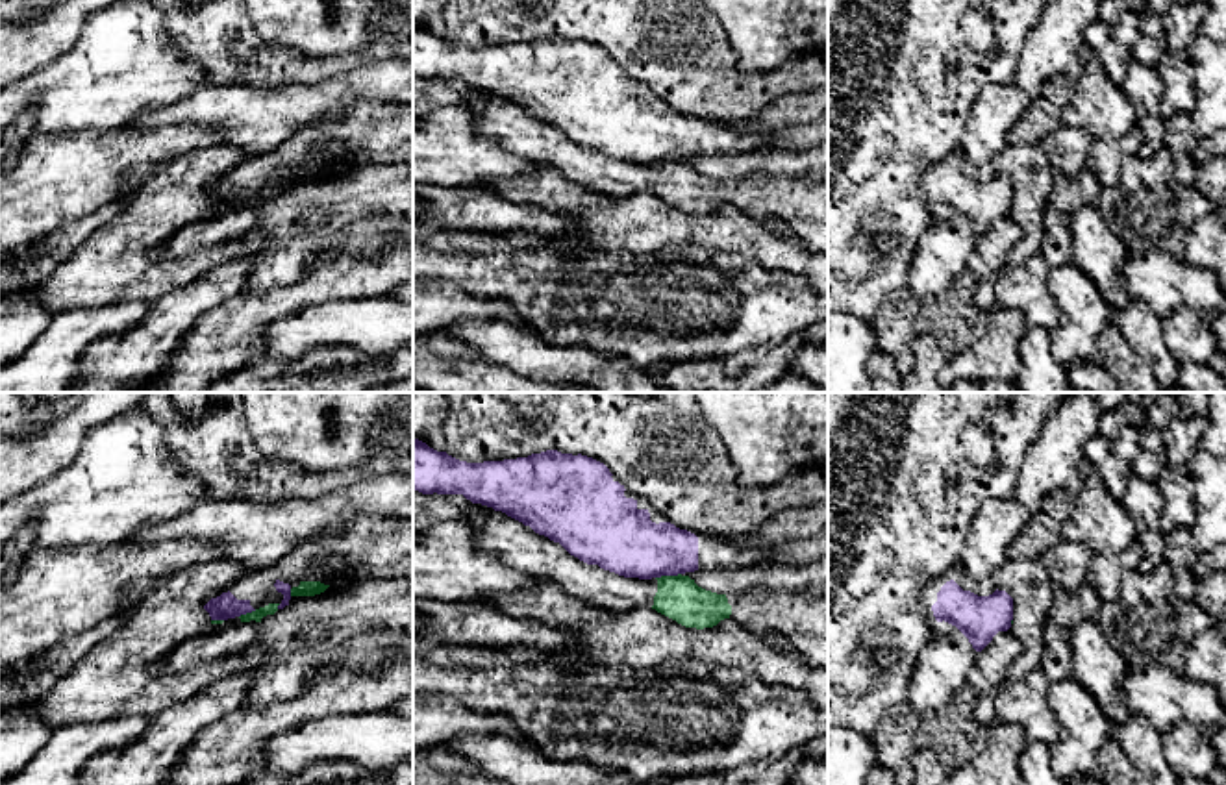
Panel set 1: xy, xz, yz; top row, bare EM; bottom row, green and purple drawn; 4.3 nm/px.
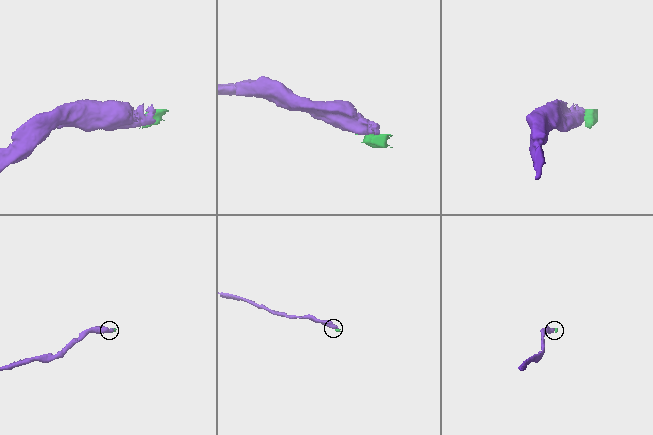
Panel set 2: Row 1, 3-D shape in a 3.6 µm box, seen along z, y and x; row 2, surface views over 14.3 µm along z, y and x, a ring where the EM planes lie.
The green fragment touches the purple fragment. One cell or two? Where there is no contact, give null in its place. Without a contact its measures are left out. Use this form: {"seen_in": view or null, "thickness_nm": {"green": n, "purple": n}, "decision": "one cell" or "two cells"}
{"seen_in": "xz", "thickness_nm": {"green": 190, "purple": 300}, "decision": "two cells"}

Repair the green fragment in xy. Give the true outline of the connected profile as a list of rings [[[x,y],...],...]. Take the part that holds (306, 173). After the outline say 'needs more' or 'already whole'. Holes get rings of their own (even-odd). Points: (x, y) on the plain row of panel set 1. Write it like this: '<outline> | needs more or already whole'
[[[343,146],[313,148],[306,154],[304,165],[298,172],[291,174],[291,181],[315,181],[324,178],[330,167],[341,167],[344,163]]] | needs more

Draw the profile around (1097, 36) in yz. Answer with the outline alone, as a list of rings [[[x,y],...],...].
[[[1126,9],[1117,20],[1106,22],[1098,19],[1083,31],[1083,43],[1100,59],[1107,76],[1122,85],[1128,63],[1133,59],[1133,44],[1141,37],[1143,13]]]

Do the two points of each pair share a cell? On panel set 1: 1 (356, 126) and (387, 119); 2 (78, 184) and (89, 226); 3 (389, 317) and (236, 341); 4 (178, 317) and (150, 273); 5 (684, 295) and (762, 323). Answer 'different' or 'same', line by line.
1: same
2: different
3: different
4: different
5: same

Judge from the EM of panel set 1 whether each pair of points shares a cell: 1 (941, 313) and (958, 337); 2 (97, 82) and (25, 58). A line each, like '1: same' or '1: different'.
1: same
2: different

